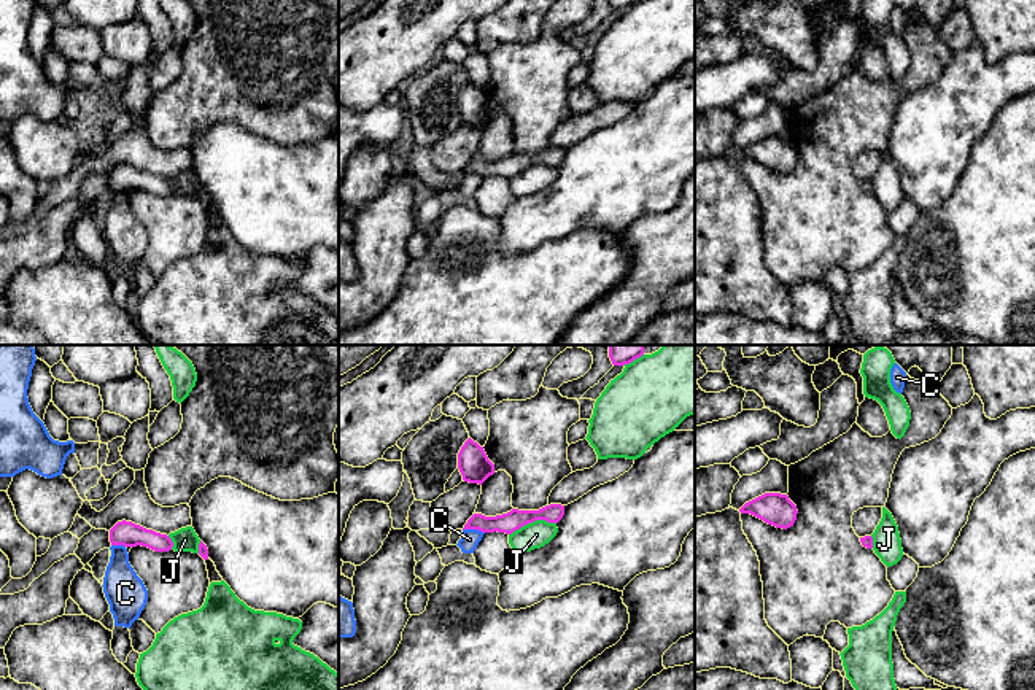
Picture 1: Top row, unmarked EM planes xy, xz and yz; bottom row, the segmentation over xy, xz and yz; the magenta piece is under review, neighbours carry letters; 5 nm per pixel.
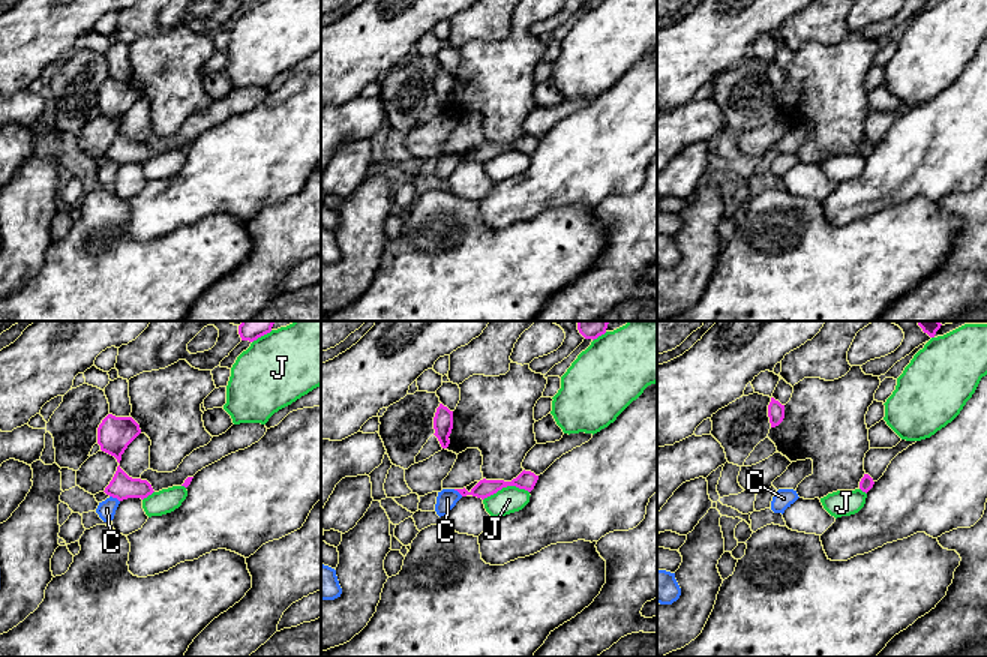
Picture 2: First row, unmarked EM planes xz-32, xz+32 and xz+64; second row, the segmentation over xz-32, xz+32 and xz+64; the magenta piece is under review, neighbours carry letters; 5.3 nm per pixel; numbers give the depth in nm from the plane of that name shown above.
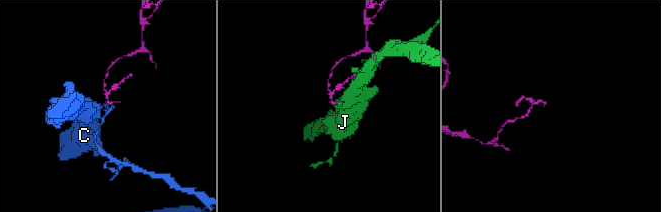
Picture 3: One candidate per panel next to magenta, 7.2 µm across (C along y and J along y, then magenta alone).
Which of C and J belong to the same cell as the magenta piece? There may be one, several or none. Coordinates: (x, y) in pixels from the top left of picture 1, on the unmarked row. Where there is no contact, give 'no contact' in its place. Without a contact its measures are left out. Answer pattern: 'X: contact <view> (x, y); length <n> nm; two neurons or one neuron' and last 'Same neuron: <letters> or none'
C: contact xz (474, 172); length 110 nm; two neurons
J: contact xz (531, 166); length 240 nm; two neurons
Same neuron: none

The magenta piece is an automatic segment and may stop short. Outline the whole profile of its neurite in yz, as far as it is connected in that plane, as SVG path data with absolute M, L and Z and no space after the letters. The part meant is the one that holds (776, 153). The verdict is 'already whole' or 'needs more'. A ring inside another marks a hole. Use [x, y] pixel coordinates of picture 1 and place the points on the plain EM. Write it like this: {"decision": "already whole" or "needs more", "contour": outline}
{"decision": "already whole", "contour": "M765 137L746 146L739 156L750 157L765 167L782 173L793 170L798 157L797 149L789 140L781 137Z"}

